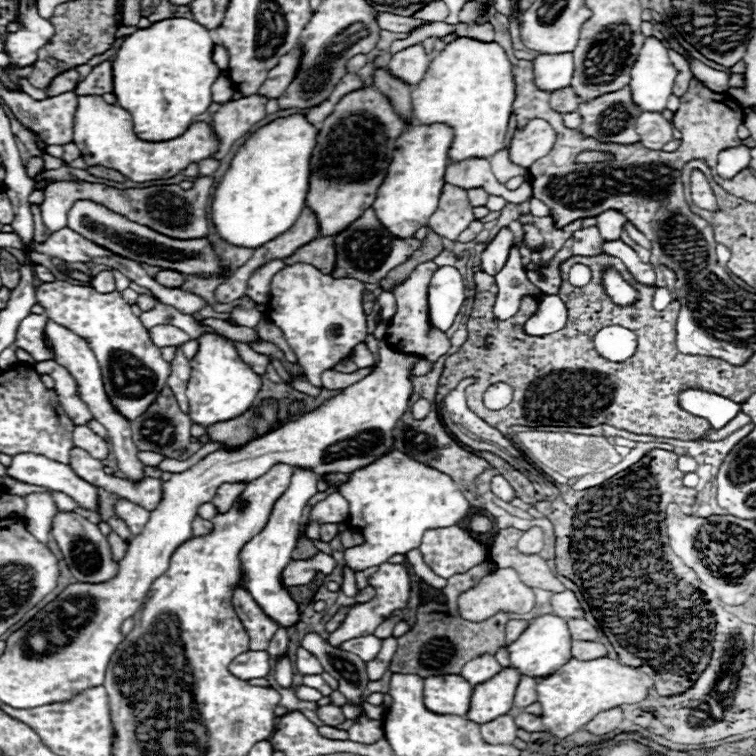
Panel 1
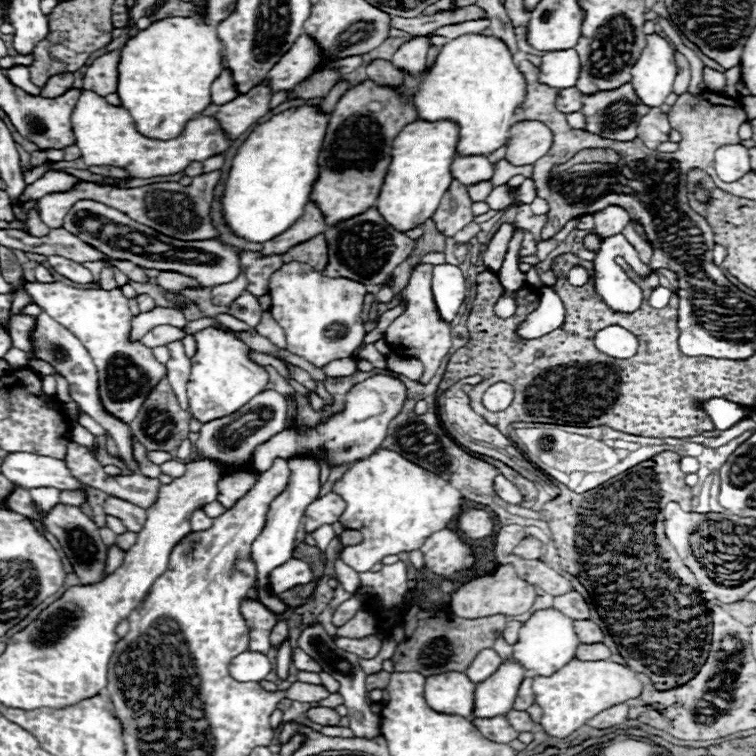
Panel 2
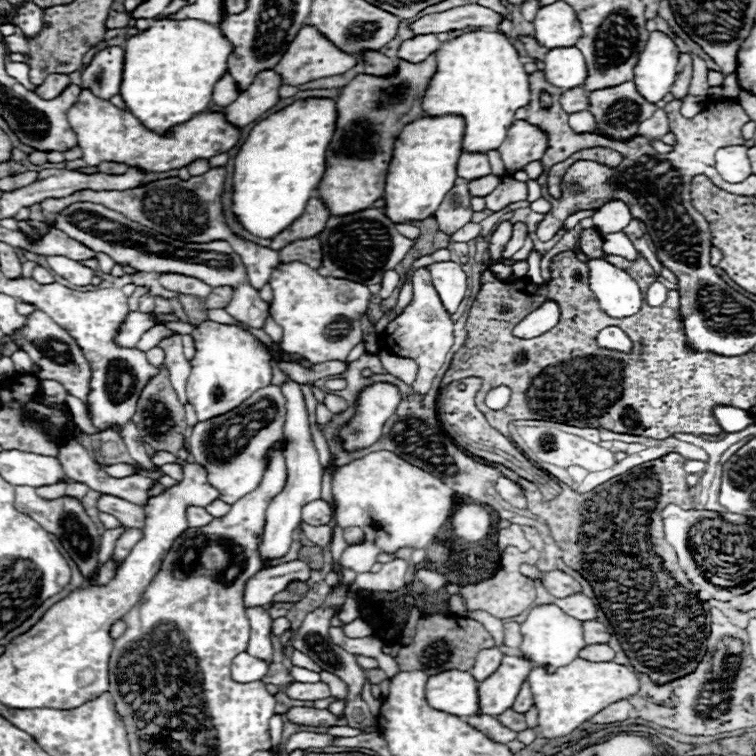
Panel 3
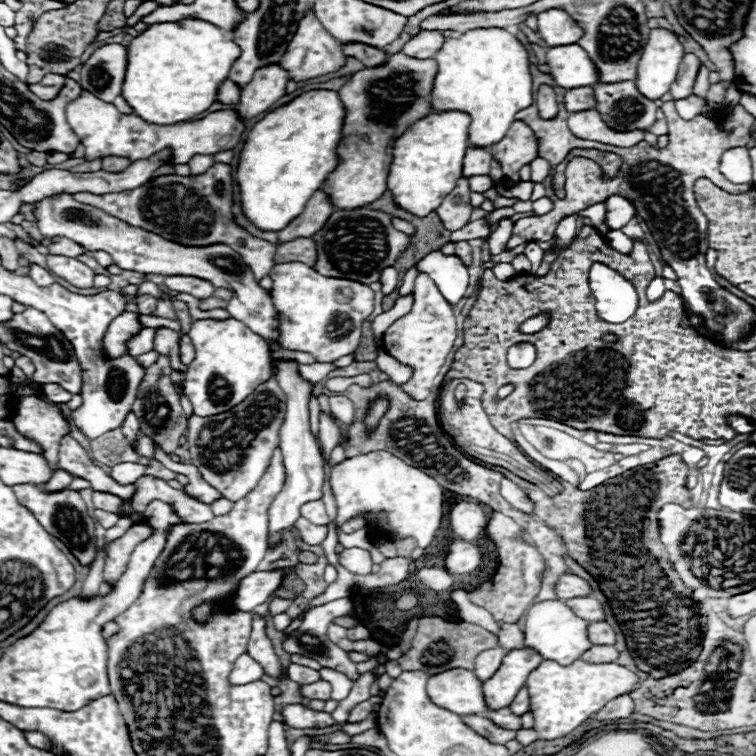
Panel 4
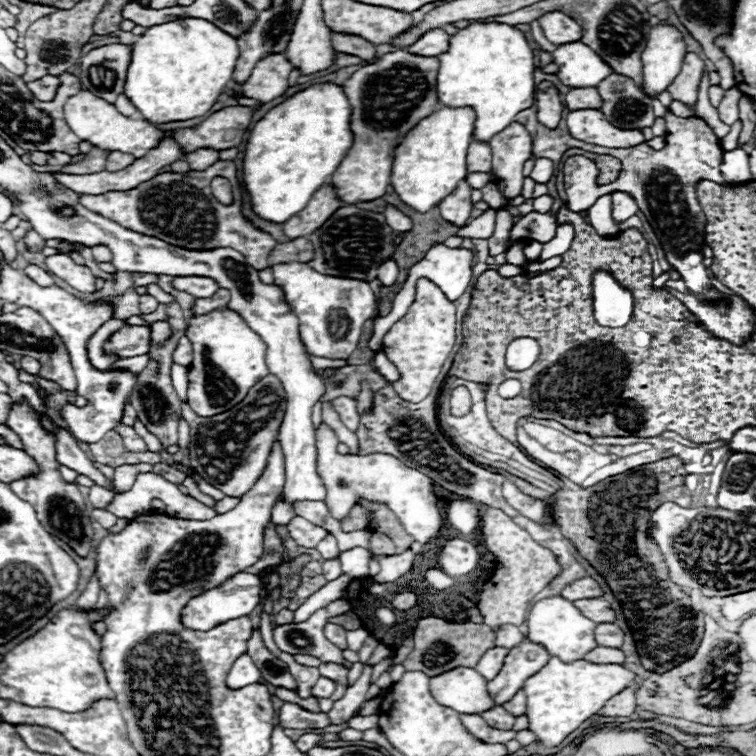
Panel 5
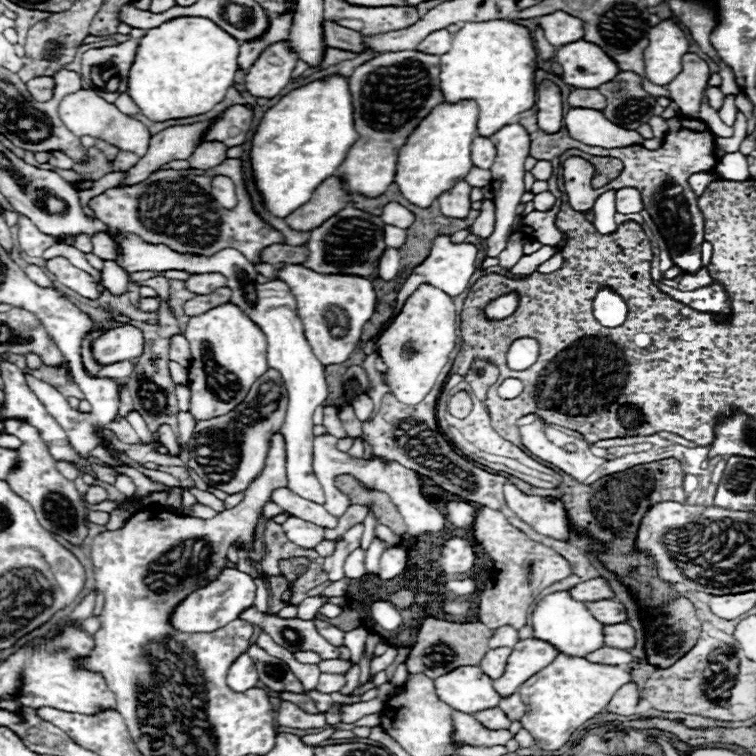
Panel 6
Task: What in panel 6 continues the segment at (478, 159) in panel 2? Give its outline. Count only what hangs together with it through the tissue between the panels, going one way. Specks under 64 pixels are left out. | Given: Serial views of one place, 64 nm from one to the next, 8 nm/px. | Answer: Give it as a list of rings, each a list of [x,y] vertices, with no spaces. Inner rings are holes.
[[[476,136],[474,144],[472,144],[472,164],[488,170],[494,162],[494,156],[496,156],[496,148],[494,148],[492,140],[484,138],[484,136]]]

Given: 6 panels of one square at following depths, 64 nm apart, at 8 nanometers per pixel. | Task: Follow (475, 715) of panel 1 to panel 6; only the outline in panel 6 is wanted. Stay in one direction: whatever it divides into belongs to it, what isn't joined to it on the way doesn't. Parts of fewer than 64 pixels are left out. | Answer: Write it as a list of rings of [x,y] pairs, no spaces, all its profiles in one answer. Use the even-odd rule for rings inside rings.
[[[536,638],[518,642],[512,648],[512,656],[508,658],[508,668],[504,670],[504,676],[500,676],[500,680],[494,682],[496,690],[500,692],[502,698],[514,694],[516,688],[524,684],[524,680],[528,680],[530,676],[552,664],[556,656],[558,650],[550,642],[536,640]]]

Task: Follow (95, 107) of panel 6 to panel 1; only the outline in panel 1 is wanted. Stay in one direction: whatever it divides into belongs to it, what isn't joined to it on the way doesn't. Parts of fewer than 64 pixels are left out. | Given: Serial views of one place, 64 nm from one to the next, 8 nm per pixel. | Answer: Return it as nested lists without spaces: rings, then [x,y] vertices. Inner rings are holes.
[[[80,96],[74,112],[74,144],[82,152],[88,166],[106,166],[122,172],[128,180],[148,182],[160,178],[172,178],[182,172],[188,164],[210,158],[218,152],[218,138],[206,122],[194,122],[188,130],[166,142],[146,142],[134,134],[130,114],[114,104],[106,104],[102,96]]]

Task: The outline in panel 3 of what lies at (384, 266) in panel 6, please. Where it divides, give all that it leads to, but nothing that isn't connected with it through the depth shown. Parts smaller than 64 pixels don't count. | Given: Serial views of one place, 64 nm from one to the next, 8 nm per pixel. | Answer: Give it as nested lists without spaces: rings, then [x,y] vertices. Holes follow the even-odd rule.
[[[394,270],[384,272],[384,280],[382,280],[380,284],[382,284],[380,298],[388,298],[388,296],[398,288],[398,284],[400,284],[400,276],[398,276],[398,272],[394,272]]]

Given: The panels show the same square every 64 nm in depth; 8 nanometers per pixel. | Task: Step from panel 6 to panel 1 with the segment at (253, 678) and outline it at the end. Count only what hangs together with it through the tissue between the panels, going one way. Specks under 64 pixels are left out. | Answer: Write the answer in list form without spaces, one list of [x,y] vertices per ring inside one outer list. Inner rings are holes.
[[[248,650],[230,664],[230,672],[240,680],[252,680],[252,678],[264,678],[264,672],[270,670],[270,656],[268,652],[260,650]]]

